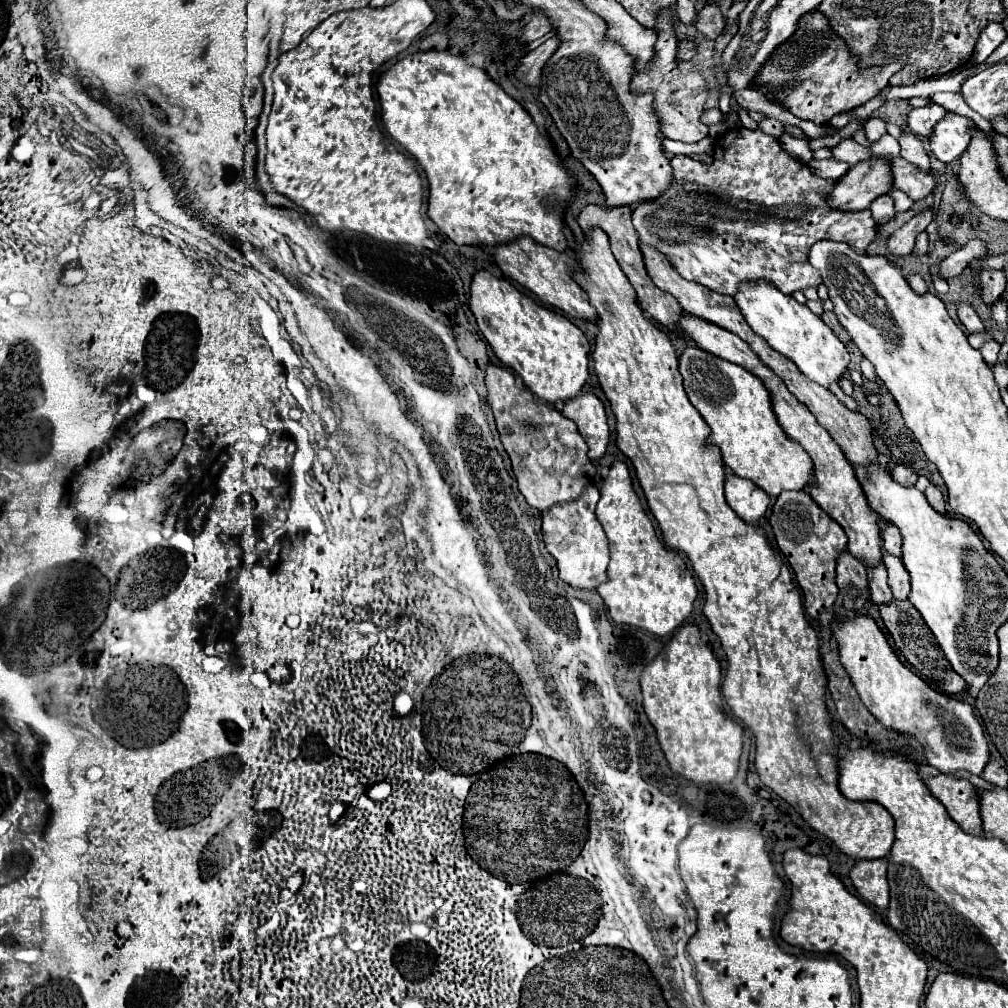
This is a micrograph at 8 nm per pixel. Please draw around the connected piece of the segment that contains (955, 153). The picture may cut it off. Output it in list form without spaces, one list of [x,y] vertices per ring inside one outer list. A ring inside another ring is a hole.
[[[947,112],[935,126],[933,132],[925,138],[925,144],[941,162],[951,162],[961,156],[961,152],[969,144],[969,118],[959,116],[955,112]]]

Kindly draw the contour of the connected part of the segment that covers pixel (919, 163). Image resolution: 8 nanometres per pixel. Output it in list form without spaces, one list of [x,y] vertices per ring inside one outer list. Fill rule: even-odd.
[[[905,132],[901,136],[899,144],[901,144],[901,158],[905,158],[909,164],[917,166],[923,172],[929,172],[931,170],[929,156],[927,156],[927,150],[925,150],[923,142],[919,142],[911,132]]]

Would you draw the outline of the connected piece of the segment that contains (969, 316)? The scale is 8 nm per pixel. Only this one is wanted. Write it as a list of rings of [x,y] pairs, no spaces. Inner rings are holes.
[[[961,302],[959,308],[957,308],[957,312],[959,312],[959,320],[961,320],[961,324],[967,328],[969,334],[977,334],[977,332],[983,332],[983,330],[985,330],[981,318],[975,314],[975,310],[971,308],[971,304]]]

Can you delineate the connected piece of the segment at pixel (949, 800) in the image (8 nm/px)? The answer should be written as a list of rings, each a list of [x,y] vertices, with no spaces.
[[[937,774],[925,780],[929,792],[947,808],[949,816],[973,836],[983,834],[977,790],[969,780],[953,778],[951,774]]]

